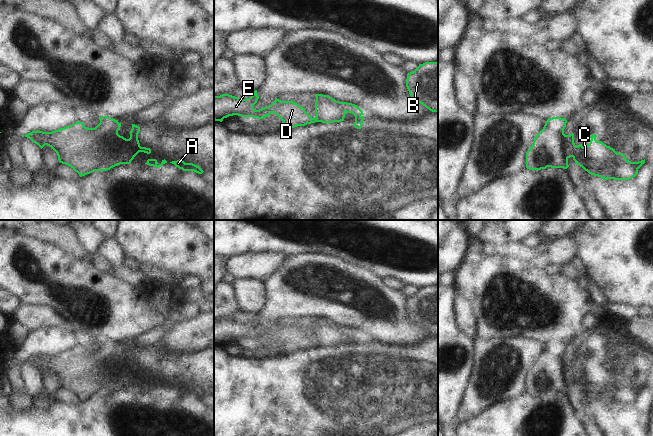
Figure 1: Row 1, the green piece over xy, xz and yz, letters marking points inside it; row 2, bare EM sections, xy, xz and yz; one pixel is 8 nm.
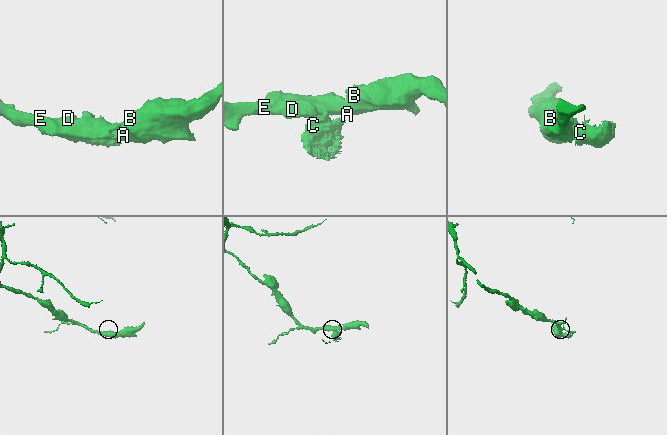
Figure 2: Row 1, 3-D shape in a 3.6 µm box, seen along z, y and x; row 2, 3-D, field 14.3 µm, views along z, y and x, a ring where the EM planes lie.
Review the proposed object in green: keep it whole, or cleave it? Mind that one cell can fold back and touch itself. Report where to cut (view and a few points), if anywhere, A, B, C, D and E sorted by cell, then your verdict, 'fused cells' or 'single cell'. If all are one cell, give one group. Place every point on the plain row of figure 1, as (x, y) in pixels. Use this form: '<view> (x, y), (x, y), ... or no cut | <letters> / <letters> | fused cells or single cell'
xy (118, 346), (104, 359), (104, 366), (130, 386) | A B D E / C | fused cells

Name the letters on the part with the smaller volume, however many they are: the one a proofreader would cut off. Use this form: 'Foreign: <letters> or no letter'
Foreign: C.

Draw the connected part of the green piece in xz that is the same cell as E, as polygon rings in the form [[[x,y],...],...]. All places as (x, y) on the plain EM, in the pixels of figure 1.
[[[257,314],[253,315],[253,319],[247,323],[222,318],[214,320],[214,344],[222,346],[224,342],[233,339],[263,343],[271,337],[275,337],[283,345],[284,352],[289,354],[315,346],[334,347],[344,343],[346,337],[352,337],[355,341],[364,339],[363,335],[355,328],[336,325],[332,321],[323,318],[315,318],[315,321],[316,341],[312,342],[297,327],[281,325],[276,321],[271,329],[255,334],[253,330],[259,323]]]

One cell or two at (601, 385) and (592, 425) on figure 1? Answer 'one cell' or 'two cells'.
two cells

